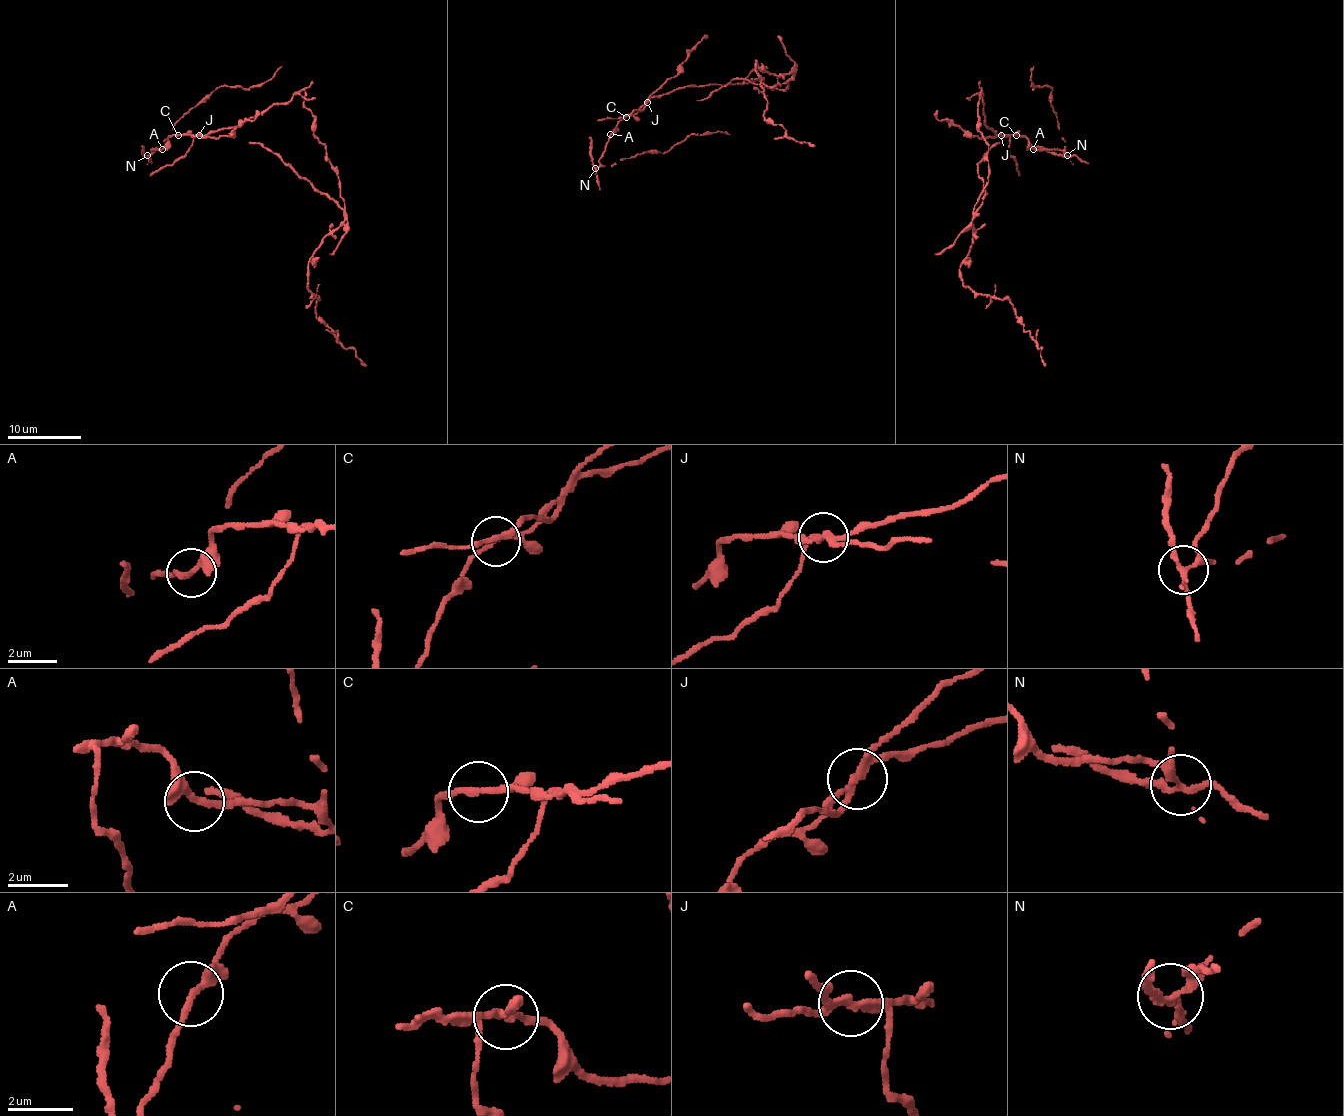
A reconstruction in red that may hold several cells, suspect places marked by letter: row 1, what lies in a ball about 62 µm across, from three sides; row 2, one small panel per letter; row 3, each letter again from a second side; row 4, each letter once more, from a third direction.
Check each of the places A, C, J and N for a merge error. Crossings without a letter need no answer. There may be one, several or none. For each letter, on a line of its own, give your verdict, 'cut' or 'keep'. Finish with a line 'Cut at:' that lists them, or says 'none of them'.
A: keep
C: keep
J: cut
N: cut
Cut at: J, N

